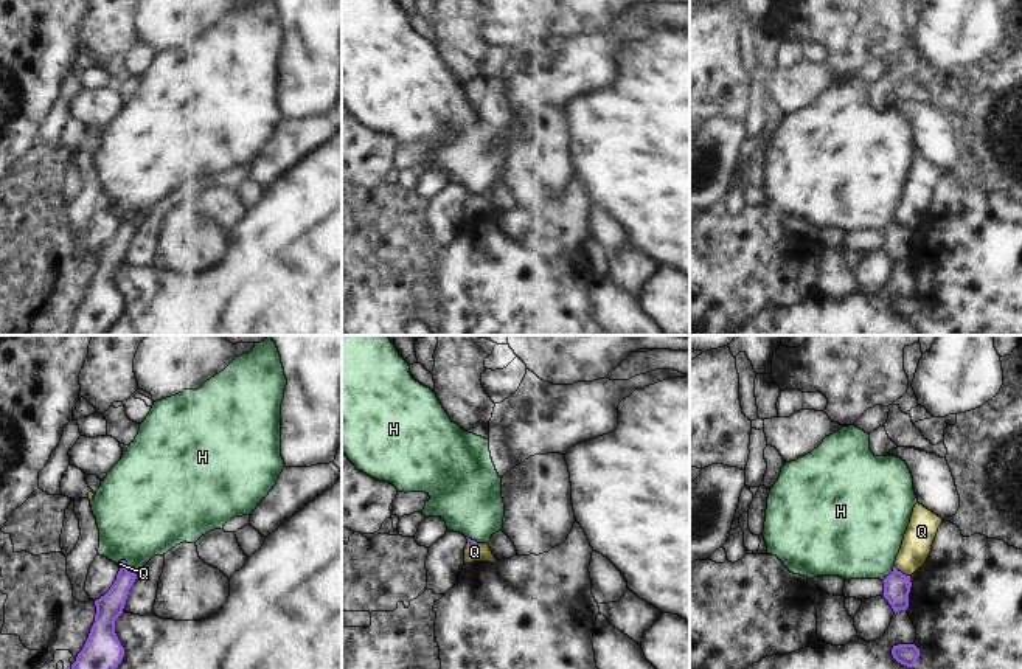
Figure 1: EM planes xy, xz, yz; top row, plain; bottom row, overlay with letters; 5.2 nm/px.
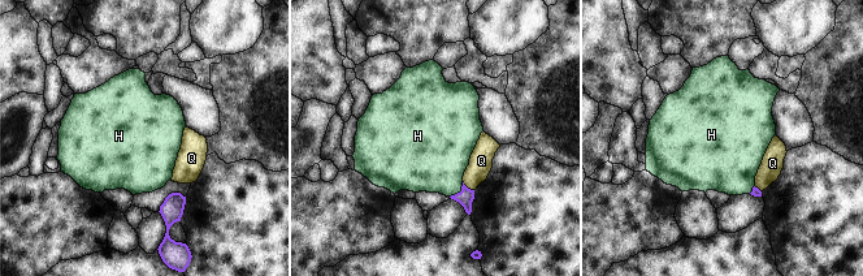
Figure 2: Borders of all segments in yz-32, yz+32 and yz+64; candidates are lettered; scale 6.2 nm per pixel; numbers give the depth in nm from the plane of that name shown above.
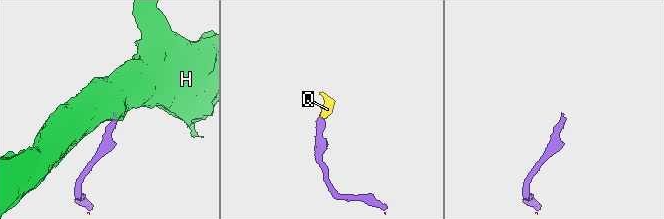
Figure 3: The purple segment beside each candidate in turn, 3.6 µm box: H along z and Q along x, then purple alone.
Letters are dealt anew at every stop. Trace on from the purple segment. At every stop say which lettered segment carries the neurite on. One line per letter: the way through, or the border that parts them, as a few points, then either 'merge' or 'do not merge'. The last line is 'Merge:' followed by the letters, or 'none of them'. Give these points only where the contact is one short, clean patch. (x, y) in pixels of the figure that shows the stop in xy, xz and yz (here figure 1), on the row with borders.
H: runs through xy (109, 607), (125, 581), (126, 567), (134, 559), (137, 520); merge
Q: border along yz (895, 565), (909, 576); do not merge
Merge: H

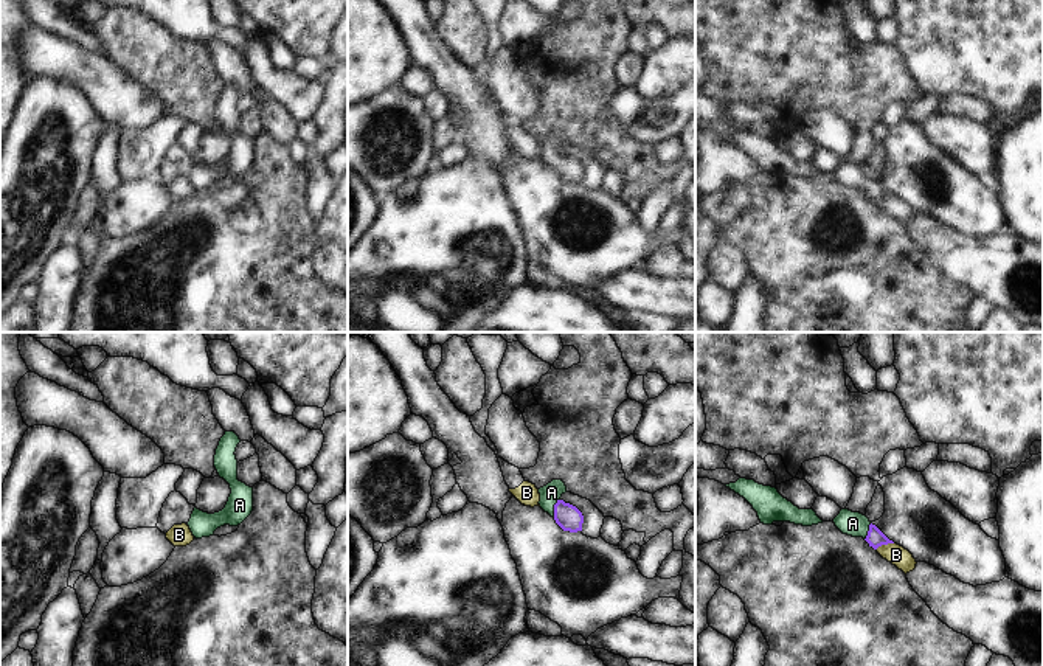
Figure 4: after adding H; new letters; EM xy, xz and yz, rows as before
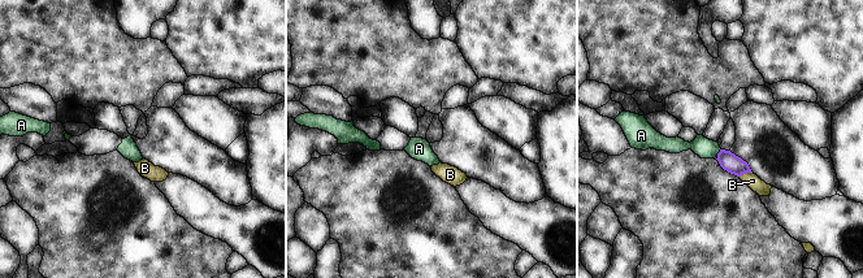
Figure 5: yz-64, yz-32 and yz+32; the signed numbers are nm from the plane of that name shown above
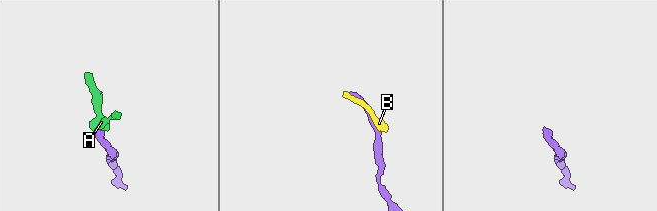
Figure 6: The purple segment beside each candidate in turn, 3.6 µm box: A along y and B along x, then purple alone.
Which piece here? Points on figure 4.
A: runs through xz (568, 517), (554, 508), (551, 492); merge
B: do not merge
Merge: A

